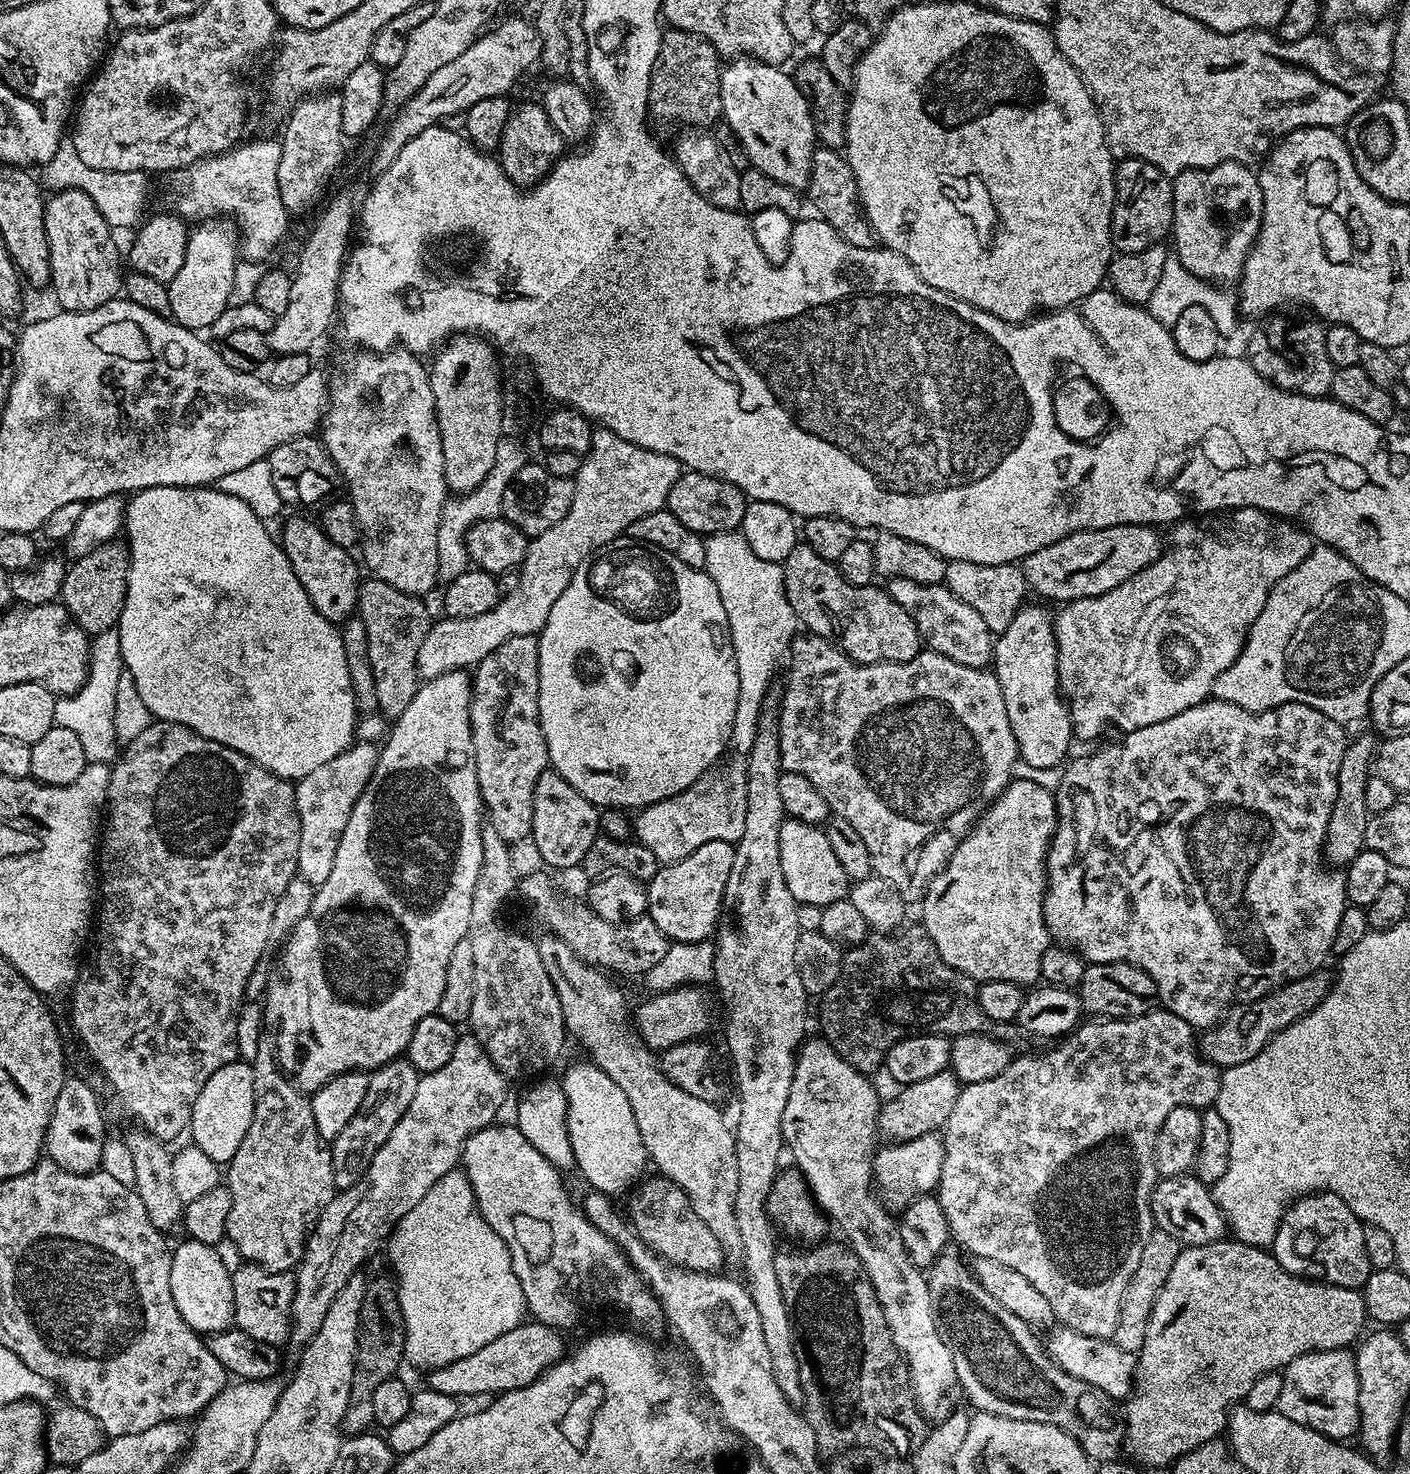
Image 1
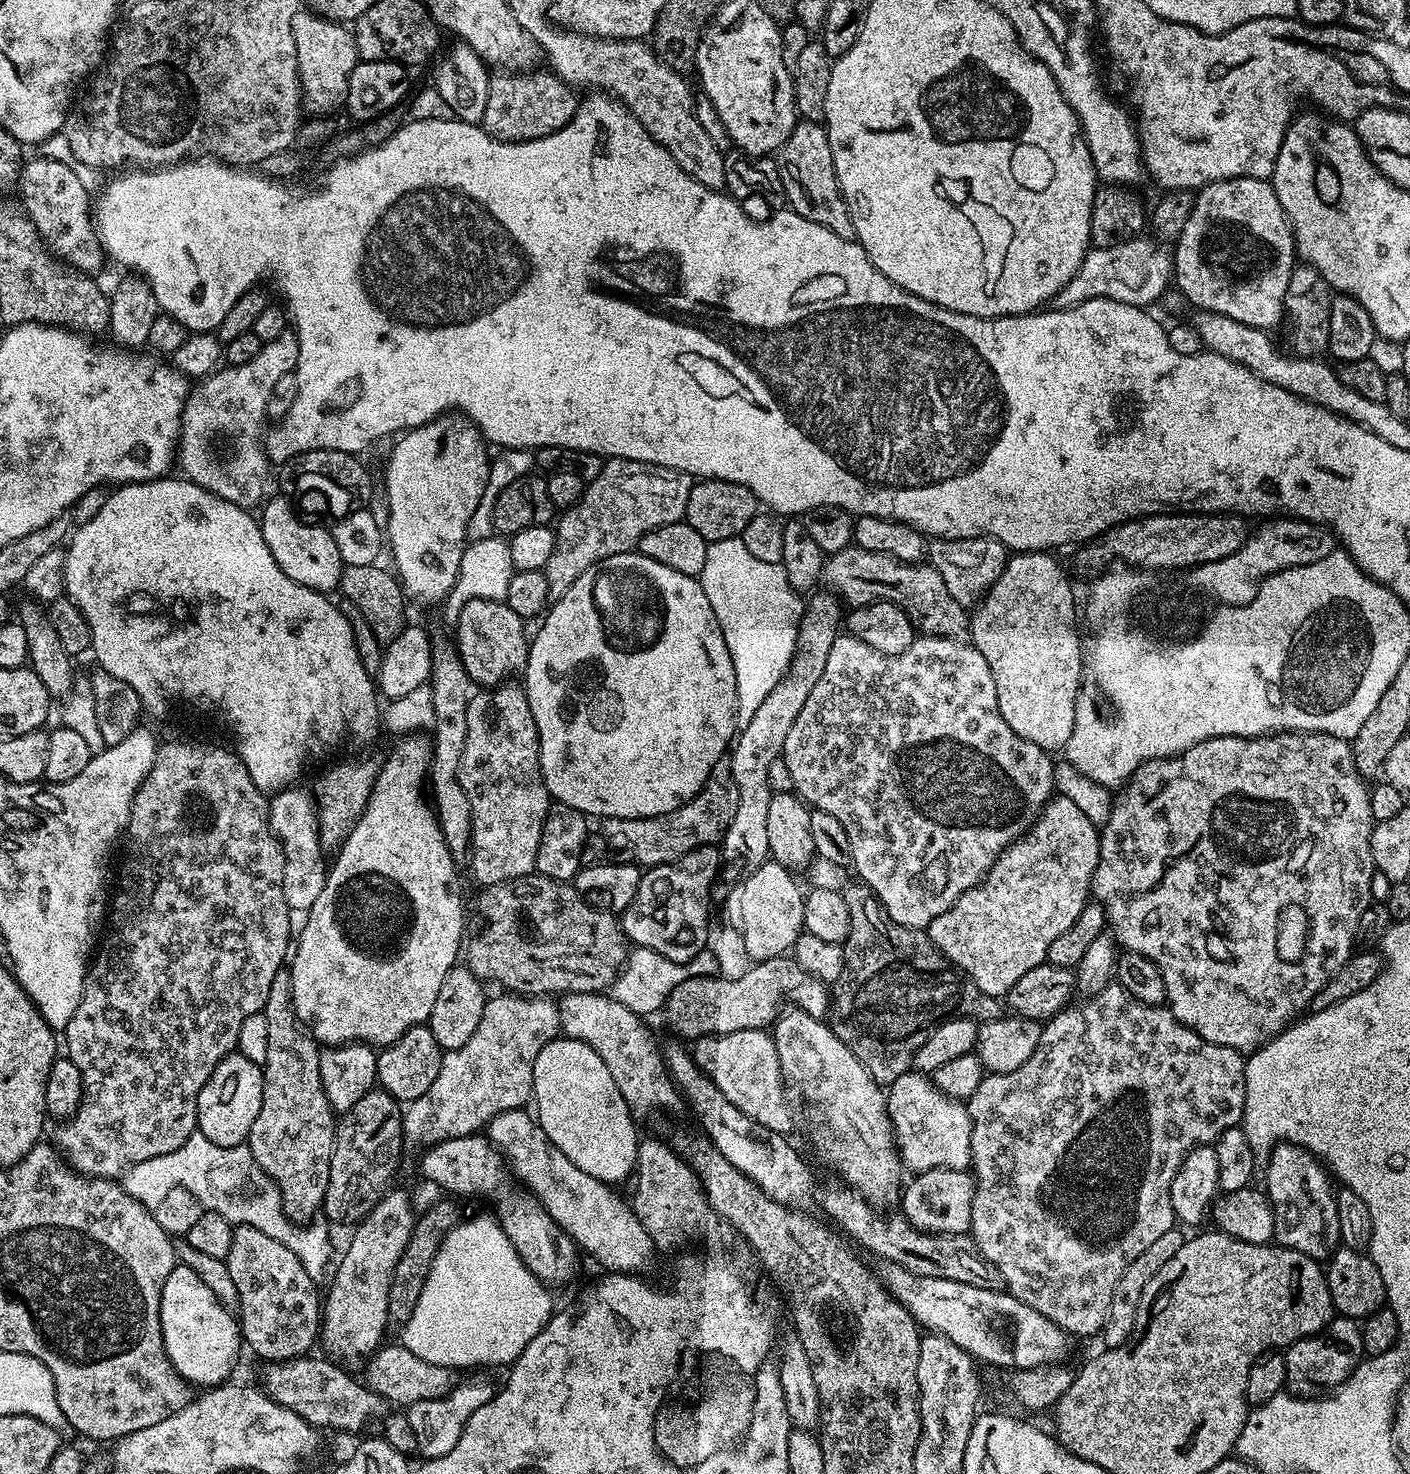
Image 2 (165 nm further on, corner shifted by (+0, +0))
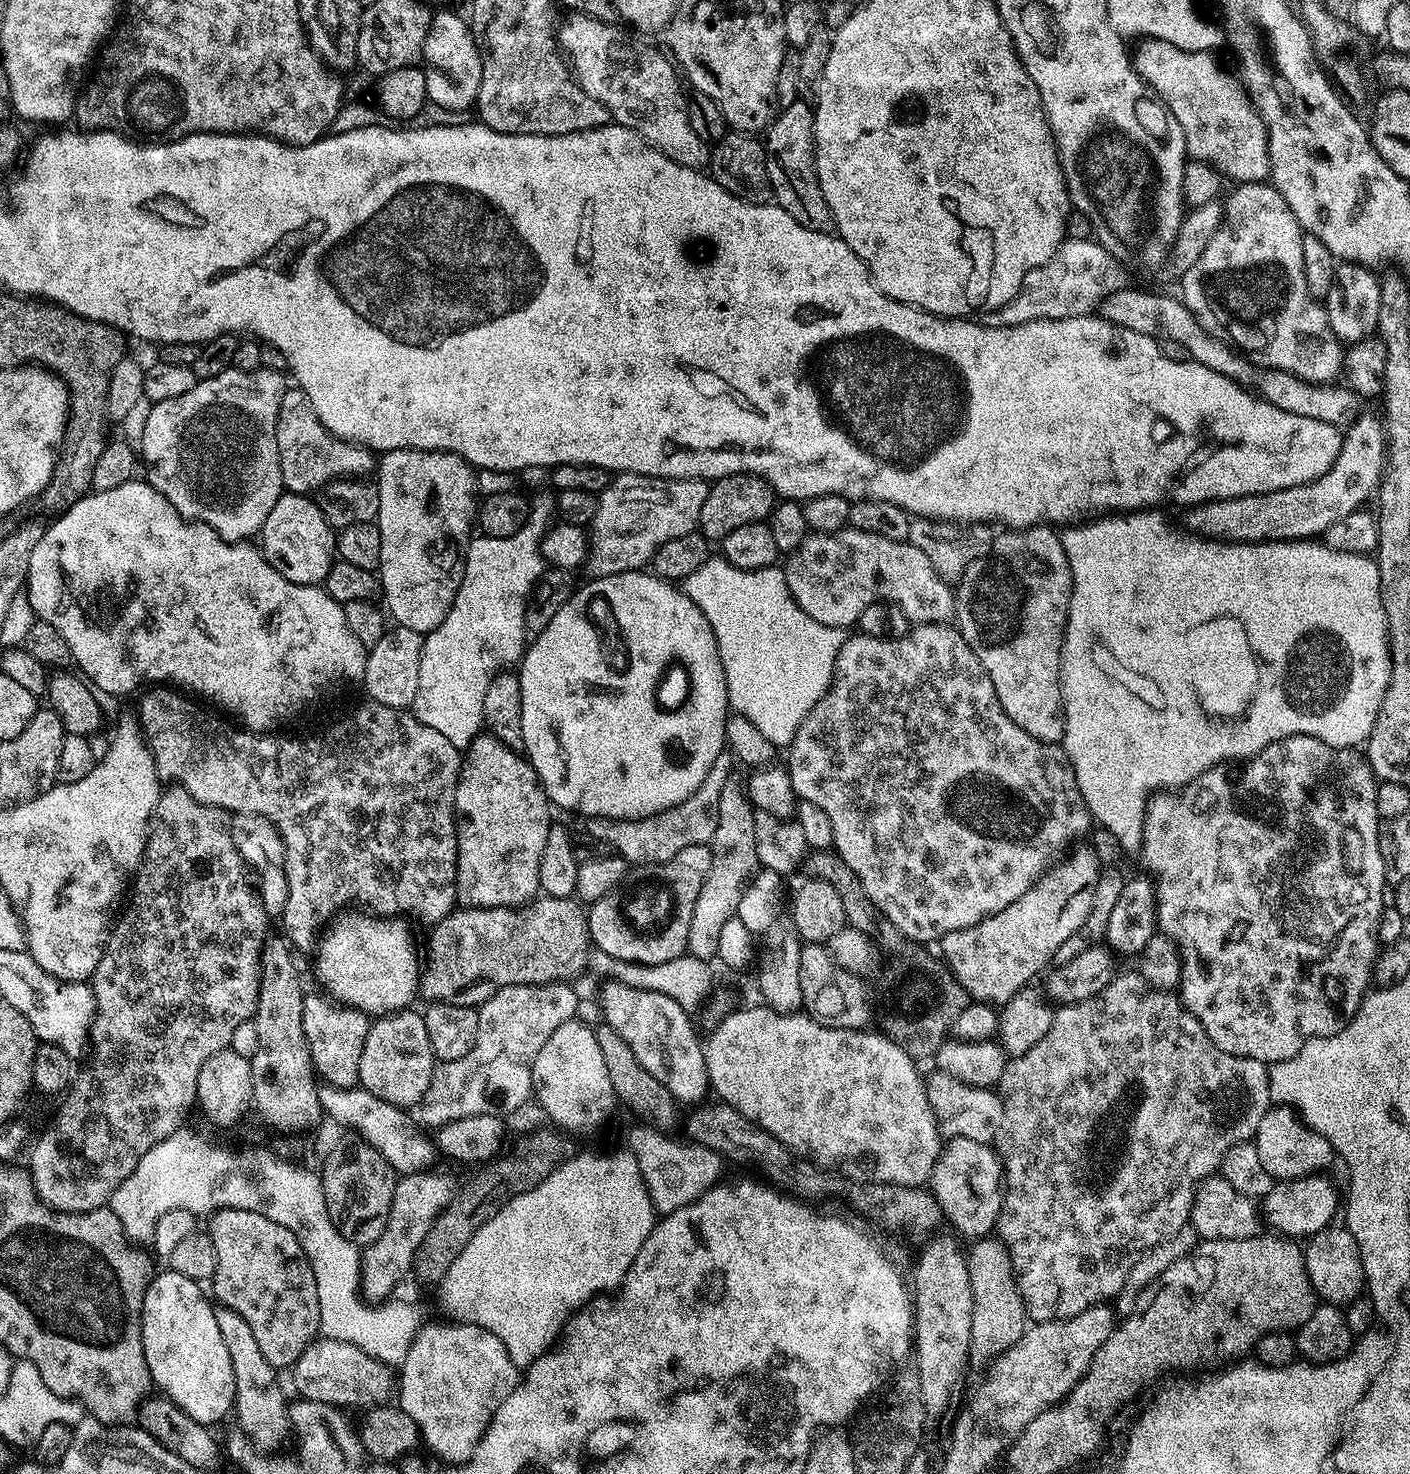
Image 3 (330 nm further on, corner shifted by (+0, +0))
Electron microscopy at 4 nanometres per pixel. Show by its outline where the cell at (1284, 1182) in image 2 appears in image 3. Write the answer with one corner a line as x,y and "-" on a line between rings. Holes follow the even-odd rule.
1273,1106
1258,1122
1254,1137
1262,1166
1270,1170
1273,1178
1291,1178
1294,1176
1311,1176
1320,1174
1331,1165
1334,1155
1332,1143
1322,1134
1309,1128
1299,1112
1288,1106

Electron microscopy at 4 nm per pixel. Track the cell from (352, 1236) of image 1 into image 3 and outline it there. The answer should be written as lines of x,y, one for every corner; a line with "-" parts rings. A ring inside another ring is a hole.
557,982
554,984
515,984
500,988
486,1003
478,1008
478,1038
470,1054
458,1058
454,1062
437,1063
432,1072
430,1086
426,1086
426,1094
418,1105
418,1120
421,1125
439,1126
471,1116
499,1116
504,1112
512,1112
527,1102
533,1095
532,1067
538,1054
550,1034
562,1026
567,1020
573,1019
576,1012
576,992
571,983

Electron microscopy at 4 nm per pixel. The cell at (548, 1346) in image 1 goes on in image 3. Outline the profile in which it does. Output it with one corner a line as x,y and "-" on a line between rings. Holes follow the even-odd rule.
317,1338
308,1344
306,1350
302,1350
302,1354
292,1365
290,1375
292,1375
292,1380
296,1383
296,1388
300,1391
299,1395
303,1399
334,1404
341,1410
349,1410
348,1408
368,1410
373,1406
383,1405
387,1401
384,1399
387,1398
388,1391
391,1388
393,1391
394,1388
394,1372
389,1365
373,1359
362,1350
358,1350
358,1346
350,1346
350,1342
338,1342
327,1338

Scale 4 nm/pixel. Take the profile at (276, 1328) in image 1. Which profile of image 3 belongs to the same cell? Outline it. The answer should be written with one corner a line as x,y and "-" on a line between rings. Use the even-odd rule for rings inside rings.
218,1208
206,1225
210,1242
214,1244
216,1269
210,1281
211,1295
225,1308
242,1314
242,1319
250,1326
266,1362
277,1370
291,1369
296,1359
306,1350
306,1346
317,1339
320,1332
320,1311
318,1310
318,1282
314,1282
314,1270
294,1234
254,1210
234,1210

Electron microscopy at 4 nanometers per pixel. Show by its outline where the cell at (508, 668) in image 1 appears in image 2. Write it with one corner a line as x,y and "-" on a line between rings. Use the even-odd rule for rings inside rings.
506,682
497,685
494,689
480,690
471,697
466,710
466,738
465,749
462,750
461,764
457,771
457,779
459,780
462,790
465,791
466,798
469,799
469,810
472,815
472,835
471,849
467,856
466,868
472,871
474,879
480,883
480,886
490,884
504,884
508,880
517,880
523,876
531,876
536,872
536,859
538,858
538,846
542,842
542,826
548,817
550,807
550,797
548,788
544,784
542,778
542,770
540,769
540,743
538,742
538,730
534,722
534,714
530,714
530,702
528,694
523,687
516,682

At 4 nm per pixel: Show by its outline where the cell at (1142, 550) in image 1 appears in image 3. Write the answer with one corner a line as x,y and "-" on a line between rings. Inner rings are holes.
1361,414
1343,433
1340,441
1340,453
1326,474
1309,484
1290,486
1273,492
1259,492
1249,496
1239,496
1229,500
1209,500
1199,509
1199,531
1205,537
1214,540
1227,540
1238,544
1260,544
1263,540
1306,540
1319,537
1328,531
1334,522
1344,520
1346,514
1363,509
1368,499
1377,495
1380,479
1384,476
1386,465
1386,431
1383,419
1379,415

